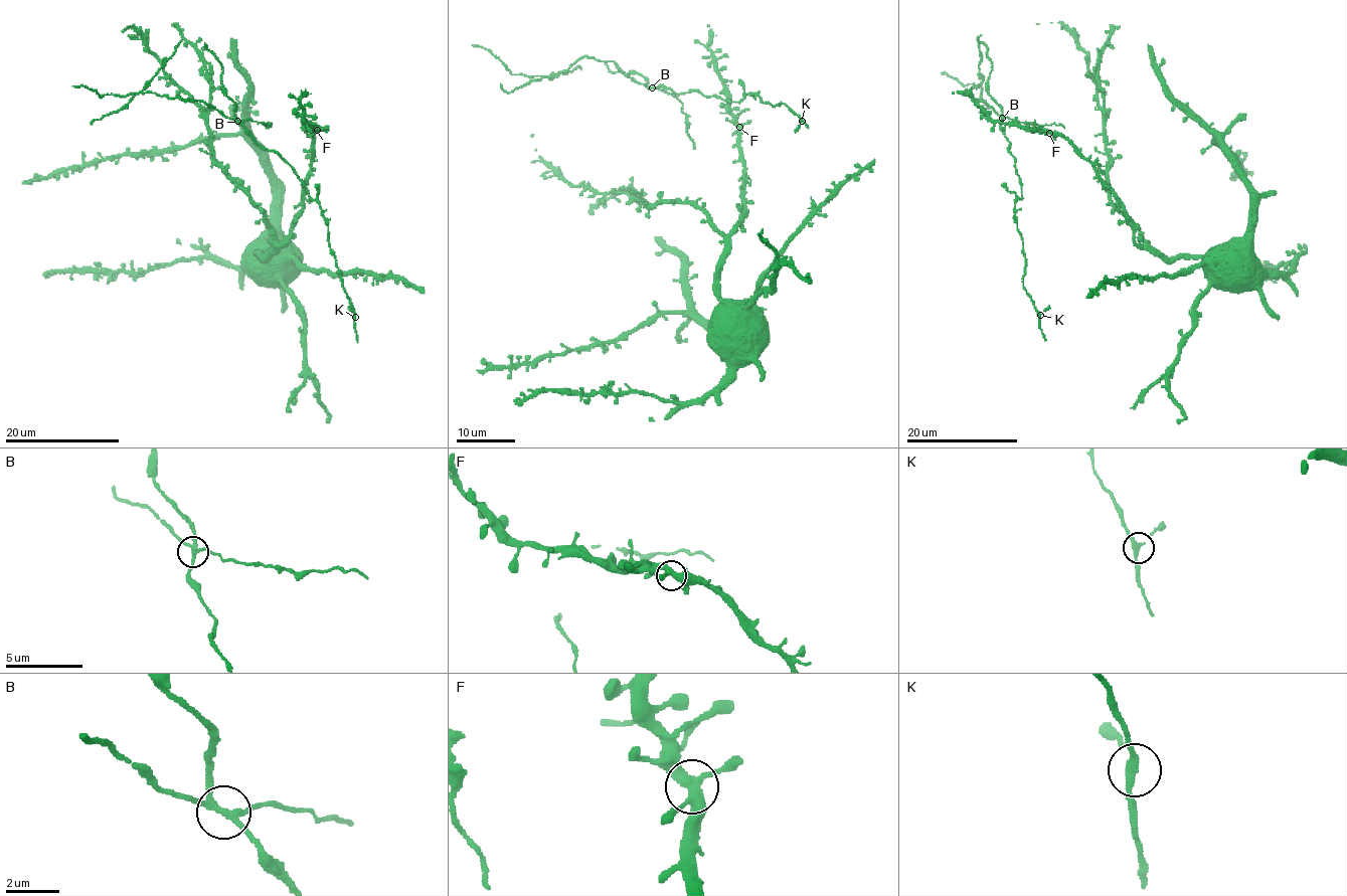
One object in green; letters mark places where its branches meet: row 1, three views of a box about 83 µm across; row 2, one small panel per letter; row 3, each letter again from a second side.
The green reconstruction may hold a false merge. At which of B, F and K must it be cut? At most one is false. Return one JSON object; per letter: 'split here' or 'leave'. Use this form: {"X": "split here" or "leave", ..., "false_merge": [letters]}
{"B": "split here", "F": "leave", "K": "leave", "false_merge": ["B"]}

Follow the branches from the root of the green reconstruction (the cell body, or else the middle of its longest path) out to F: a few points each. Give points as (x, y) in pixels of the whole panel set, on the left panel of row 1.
F: (246, 261), (260, 254), (264, 256), (288, 237), (294, 216), (302, 208), (305, 178), (310, 169), (316, 131)

